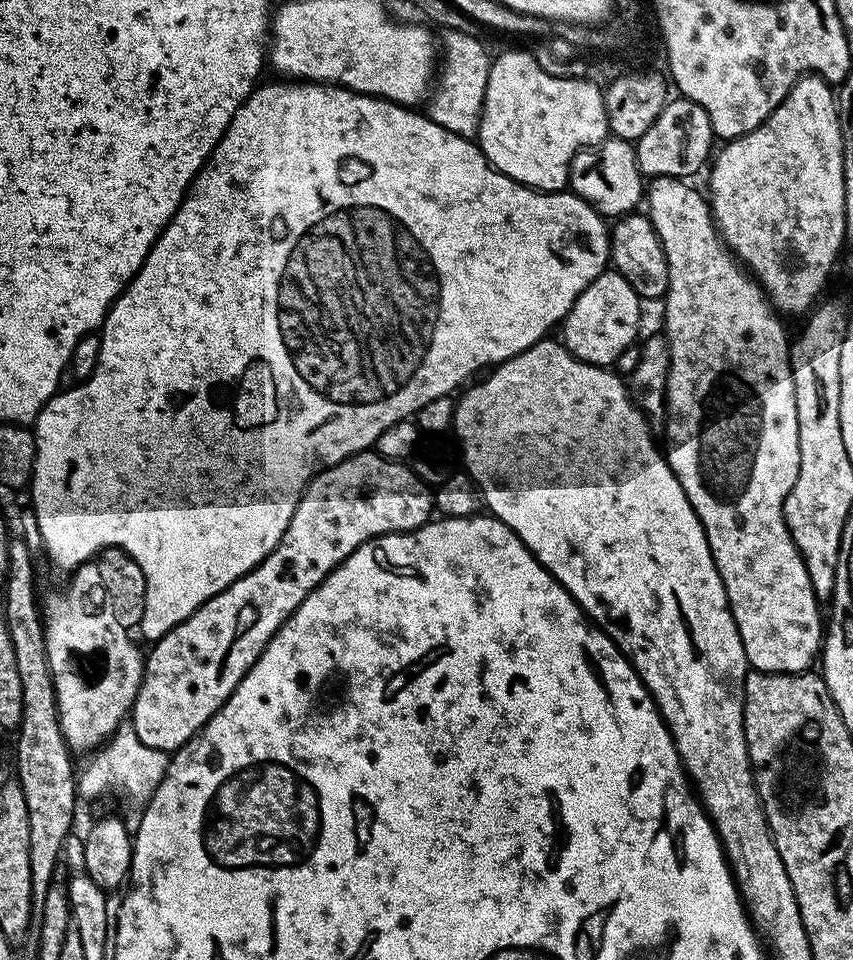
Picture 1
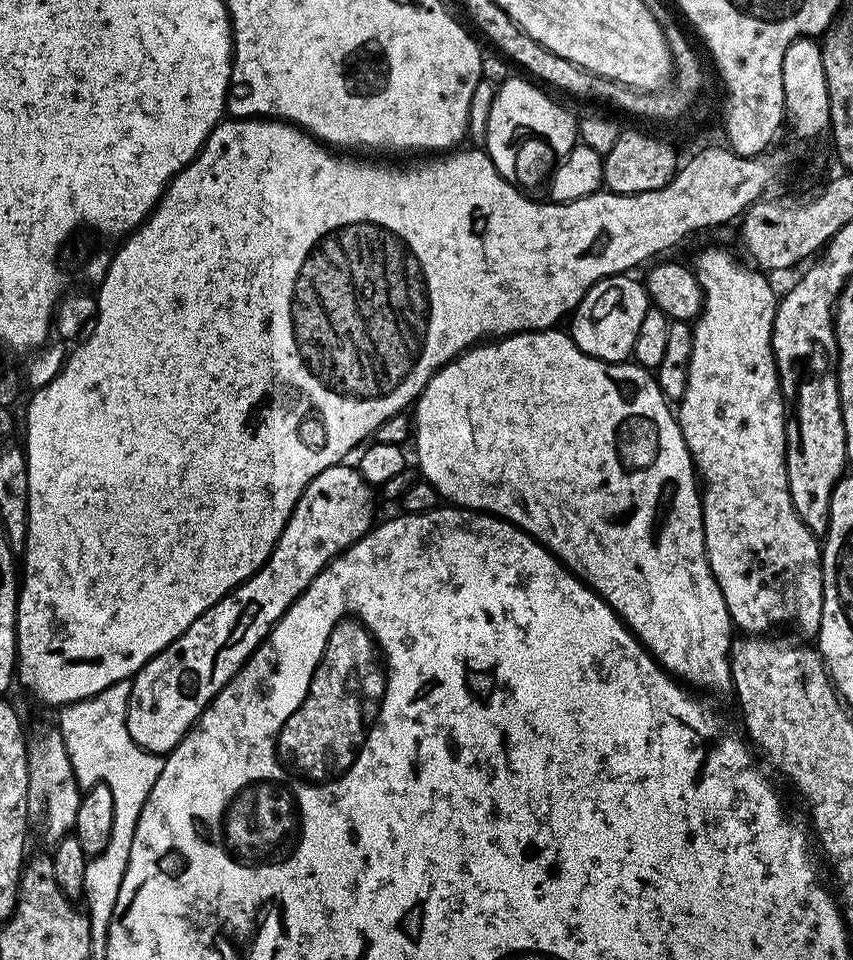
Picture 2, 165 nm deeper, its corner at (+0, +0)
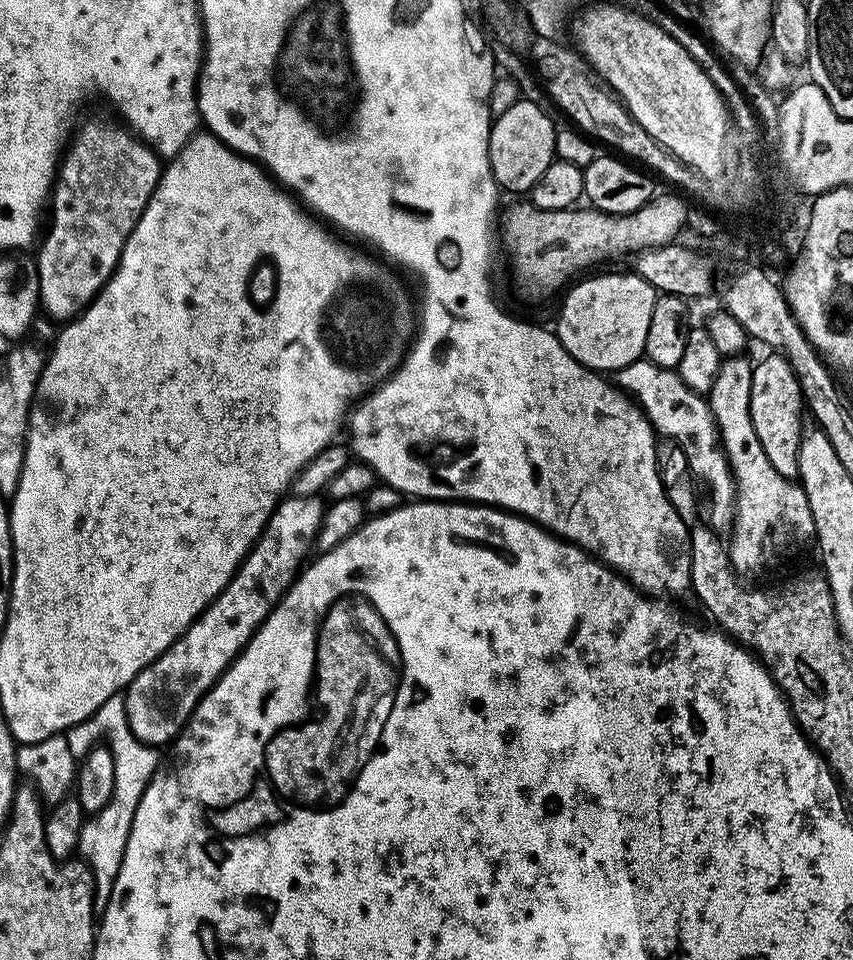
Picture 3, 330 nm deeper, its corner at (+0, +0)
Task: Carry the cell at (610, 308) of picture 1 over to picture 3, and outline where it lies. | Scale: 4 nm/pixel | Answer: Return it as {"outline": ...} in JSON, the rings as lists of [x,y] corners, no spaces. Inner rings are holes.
{"outline":[[[612,272],[609,276],[592,276],[581,284],[575,284],[567,289],[568,297],[565,298],[564,305],[560,308],[560,317],[554,325],[556,337],[560,339],[562,346],[566,346],[570,355],[582,362],[584,367],[601,374],[615,374],[618,369],[641,359],[646,346],[646,333],[650,331],[650,314],[654,314],[654,302],[658,295],[650,282],[635,274],[623,276],[620,272]]]}

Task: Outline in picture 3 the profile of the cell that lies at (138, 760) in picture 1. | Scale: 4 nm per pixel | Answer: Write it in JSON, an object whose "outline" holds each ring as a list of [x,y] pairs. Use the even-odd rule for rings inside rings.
{"outline":[[[117,694],[106,698],[102,706],[90,718],[78,722],[73,728],[68,729],[66,733],[70,746],[70,753],[77,758],[83,758],[90,749],[97,747],[101,742],[106,741],[106,747],[114,754],[114,794],[102,810],[91,813],[85,819],[82,830],[80,831],[79,855],[82,857],[88,869],[92,871],[92,877],[96,883],[96,899],[92,901],[92,911],[96,914],[102,914],[110,902],[110,894],[114,890],[114,882],[118,878],[118,870],[122,866],[122,858],[126,854],[126,842],[130,838],[130,830],[134,826],[134,814],[138,811],[138,802],[142,802],[142,794],[146,794],[146,786],[154,778],[157,768],[162,763],[162,756],[153,745],[144,744],[130,730],[130,722],[126,718],[126,702],[123,695]]]}

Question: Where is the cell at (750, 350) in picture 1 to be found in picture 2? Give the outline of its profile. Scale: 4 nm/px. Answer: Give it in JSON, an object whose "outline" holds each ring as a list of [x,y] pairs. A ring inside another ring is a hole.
{"outline":[[[704,248],[696,256],[694,271],[700,283],[700,289],[704,291],[704,308],[692,324],[690,370],[686,378],[686,394],[678,401],[678,419],[682,438],[692,451],[692,462],[696,466],[699,479],[703,481],[704,545],[710,562],[710,570],[726,598],[726,606],[733,625],[744,634],[768,634],[771,633],[771,628],[776,628],[779,624],[789,624],[790,627],[797,628],[802,635],[815,637],[820,630],[822,602],[824,601],[822,544],[817,533],[812,532],[810,526],[806,526],[806,522],[802,522],[802,518],[798,518],[788,489],[786,401],[780,391],[780,376],[776,372],[776,359],[772,353],[772,327],[776,317],[778,292],[772,289],[772,284],[768,281],[771,279],[763,271],[757,270],[747,263],[744,264],[739,264],[724,248]]]}

